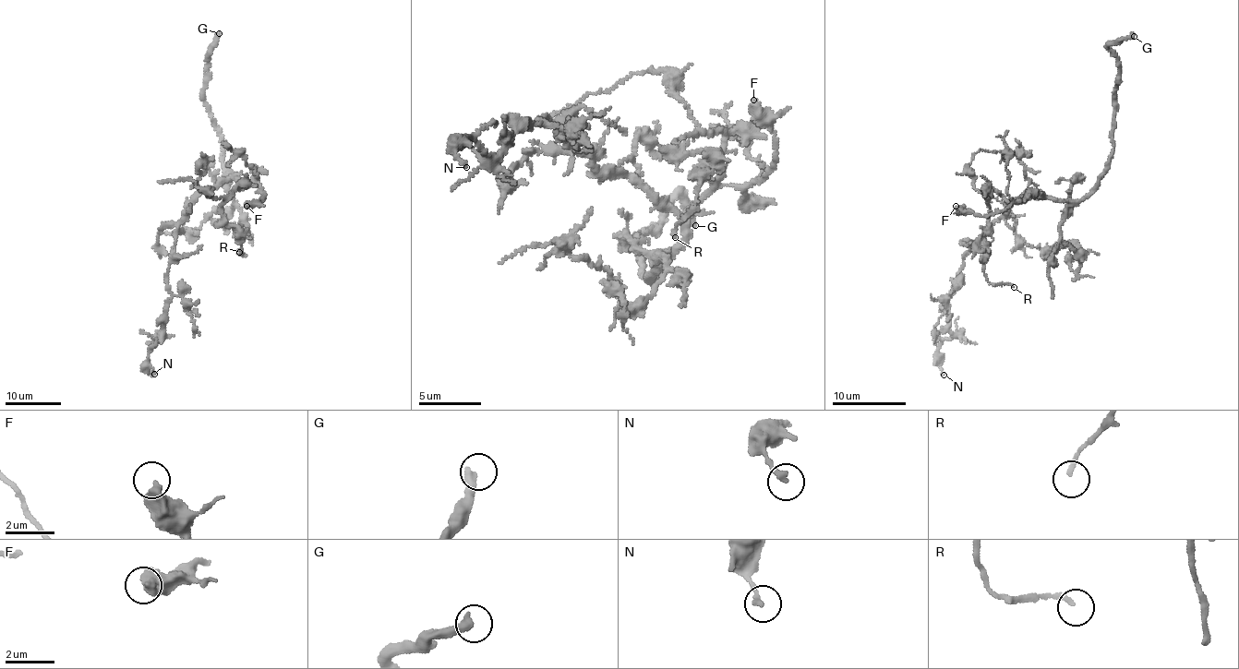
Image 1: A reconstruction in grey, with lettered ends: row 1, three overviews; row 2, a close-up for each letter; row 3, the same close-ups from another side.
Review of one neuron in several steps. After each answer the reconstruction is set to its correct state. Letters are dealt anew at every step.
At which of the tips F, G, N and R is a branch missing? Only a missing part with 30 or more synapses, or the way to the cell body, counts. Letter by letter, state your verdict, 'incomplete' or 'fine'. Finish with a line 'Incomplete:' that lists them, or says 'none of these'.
F: fine
G: incomplete
N: fine
R: fine
Incomplete: G

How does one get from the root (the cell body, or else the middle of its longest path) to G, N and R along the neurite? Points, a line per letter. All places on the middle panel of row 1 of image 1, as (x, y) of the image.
G: (632, 178), (681, 220), (684, 237), (655, 280), (644, 275), (636, 242), (654, 230), (676, 193), (695, 225)
N: (632, 178), (595, 164), (540, 118), (540, 126), (524, 122), (498, 156), (467, 139), (456, 151), (466, 167)
R: (632, 178), (681, 214), (718, 177), (723, 133), (673, 146), (705, 155), (692, 212), (675, 237)

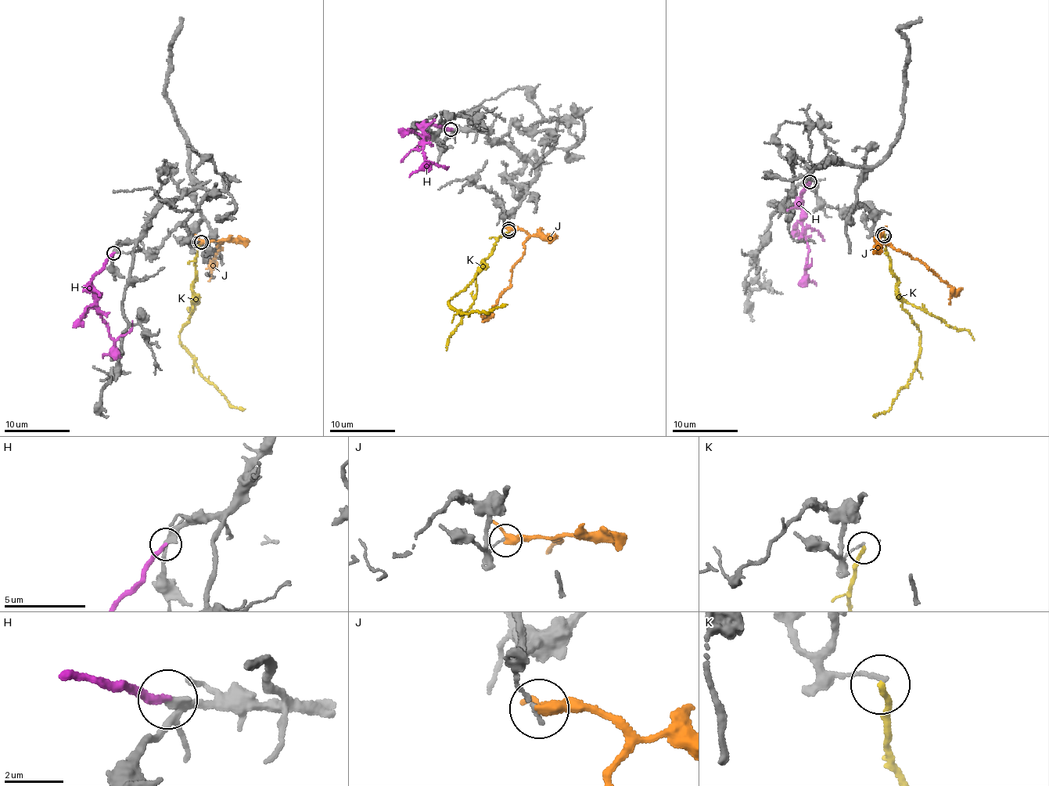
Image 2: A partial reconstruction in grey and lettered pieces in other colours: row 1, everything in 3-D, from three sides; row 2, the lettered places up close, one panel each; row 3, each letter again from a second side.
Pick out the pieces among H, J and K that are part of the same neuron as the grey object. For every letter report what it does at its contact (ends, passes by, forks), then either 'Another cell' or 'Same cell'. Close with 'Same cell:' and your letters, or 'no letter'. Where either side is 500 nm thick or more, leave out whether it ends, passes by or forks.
H: It ends there. Same cell
J: It passes by. Another cell
K: It ends there. Another cell
Same cell: H

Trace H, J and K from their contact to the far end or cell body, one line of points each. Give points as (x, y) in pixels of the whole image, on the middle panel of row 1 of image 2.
H: (450, 129), (426, 124), (421, 141), (428, 164), (409, 177)
J: (508, 228), (526, 233), (524, 254), (511, 269), (509, 285), (485, 317), (481, 316)
K: (508, 232), (497, 239), (465, 289), (447, 304), (458, 314), (490, 312), (507, 304)

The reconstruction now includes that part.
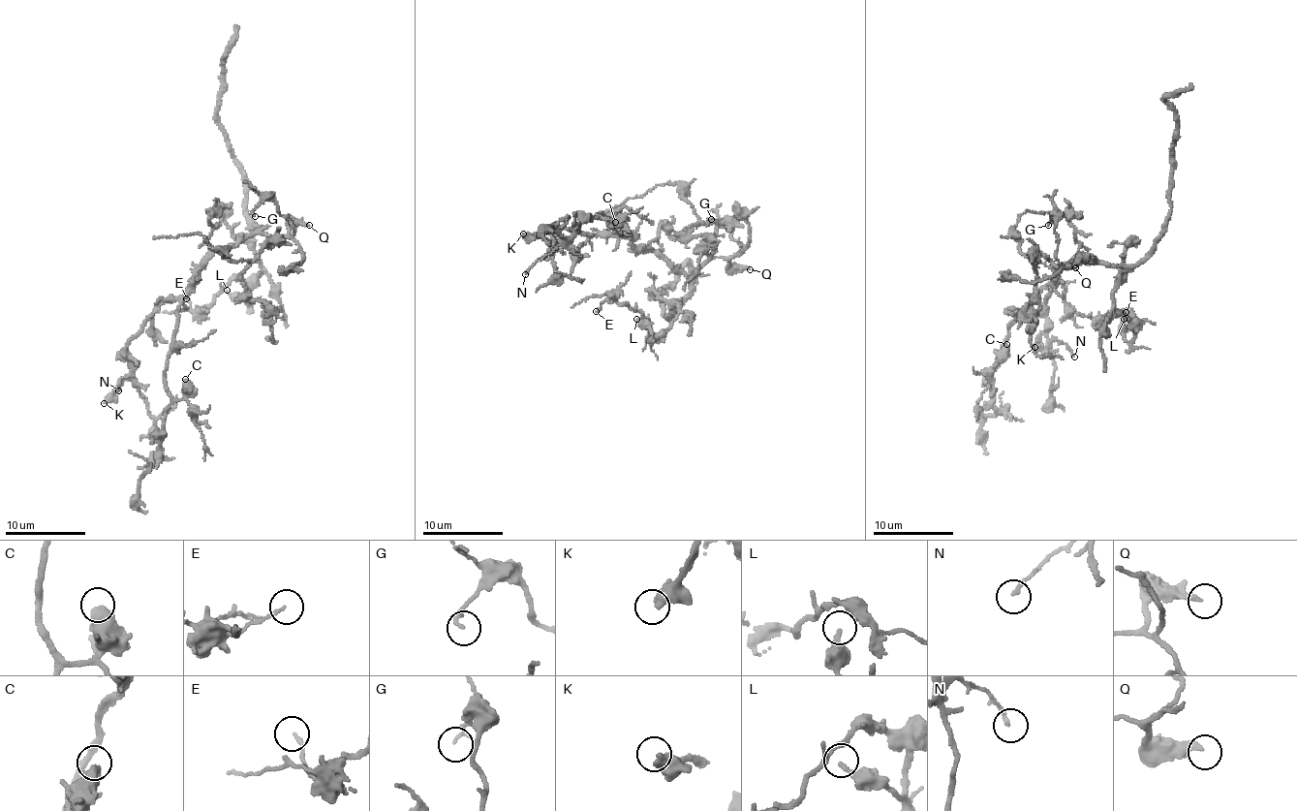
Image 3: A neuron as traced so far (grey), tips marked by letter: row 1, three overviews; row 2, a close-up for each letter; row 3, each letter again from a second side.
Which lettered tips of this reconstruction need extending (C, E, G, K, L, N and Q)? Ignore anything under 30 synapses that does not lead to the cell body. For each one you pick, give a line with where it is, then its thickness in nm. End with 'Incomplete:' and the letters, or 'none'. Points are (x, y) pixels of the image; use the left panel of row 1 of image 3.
K: place (104, 403); calibre 500 nm
Incomplete: K

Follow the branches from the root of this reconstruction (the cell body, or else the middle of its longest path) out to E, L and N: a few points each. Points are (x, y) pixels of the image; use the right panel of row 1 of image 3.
E: (1078, 256), (1090, 265), (1122, 267), (1114, 311), (1135, 321), (1124, 310), (1104, 320), (1126, 312)
L: (1078, 256), (1090, 265), (1096, 262), (1122, 267), (1113, 304), (1133, 330), (1133, 337), (1128, 342), (1124, 319)
N: (1078, 256), (1054, 278), (1059, 277), (1058, 285), (1044, 303), (1049, 339), (1066, 345), (1074, 357)

